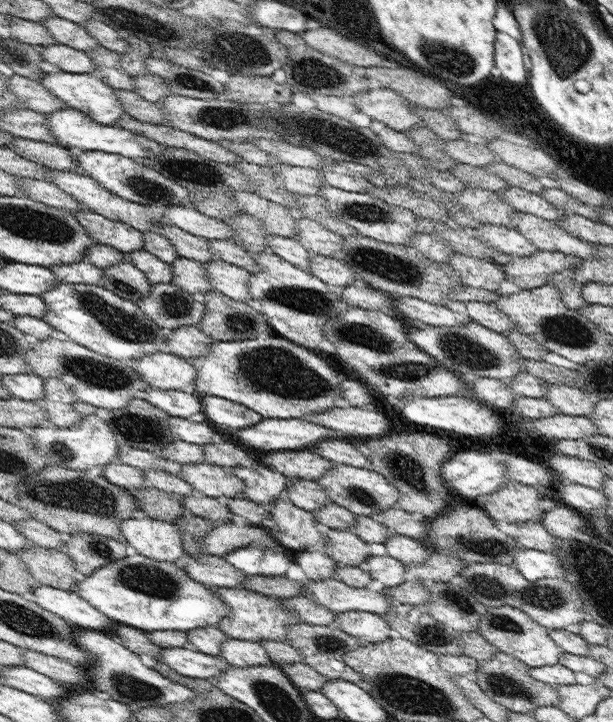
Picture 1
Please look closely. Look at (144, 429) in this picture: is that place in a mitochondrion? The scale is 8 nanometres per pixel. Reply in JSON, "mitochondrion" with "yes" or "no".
{"mitochondrion":"yes"}

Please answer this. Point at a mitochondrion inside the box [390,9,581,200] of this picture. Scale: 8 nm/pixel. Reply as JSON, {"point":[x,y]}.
{"point":[447,60]}

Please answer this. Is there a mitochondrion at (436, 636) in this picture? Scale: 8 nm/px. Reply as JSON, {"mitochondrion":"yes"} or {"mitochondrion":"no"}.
{"mitochondrion":"yes"}

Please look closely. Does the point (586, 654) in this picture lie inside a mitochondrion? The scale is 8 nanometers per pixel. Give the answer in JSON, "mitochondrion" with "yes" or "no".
{"mitochondrion":"no"}

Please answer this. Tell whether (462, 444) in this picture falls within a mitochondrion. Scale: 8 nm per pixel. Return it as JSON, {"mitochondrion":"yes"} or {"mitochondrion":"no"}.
{"mitochondrion":"no"}

